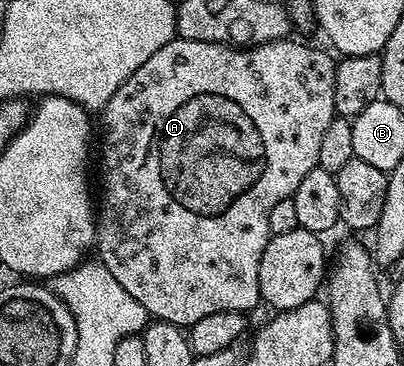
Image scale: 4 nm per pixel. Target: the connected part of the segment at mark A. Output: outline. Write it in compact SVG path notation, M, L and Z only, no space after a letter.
M172 38L167 44L163 44L163 48L159 48L159 52L155 52L155 56L150 56L140 68L135 68L135 72L121 85L119 92L115 92L115 96L111 96L111 100L107 100L105 109L100 111L101 204L99 200L99 209L95 214L95 254L99 261L105 265L107 272L111 272L111 276L115 276L115 280L119 280L119 284L123 284L123 288L127 288L127 292L131 292L131 296L135 296L135 300L139 300L139 304L143 304L143 308L149 313L150 319L158 322L170 322L176 326L188 328L195 325L199 320L203 320L203 316L211 316L215 312L250 312L249 310L253 310L256 306L259 306L261 302L259 260L263 260L263 248L267 248L271 237L267 228L267 216L271 213L273 205L279 204L279 200L293 197L295 188L299 188L303 176L307 176L307 172L311 172L317 167L319 144L323 141L323 132L327 132L327 124L331 124L331 120L337 114L337 109L335 108L335 68L337 67L337 62L334 55L328 49L325 49L326 51L320 50L317 46L304 46L301 42L293 41L263 42L238 48L224 42L200 42L199 40L187 40L186 38Z

